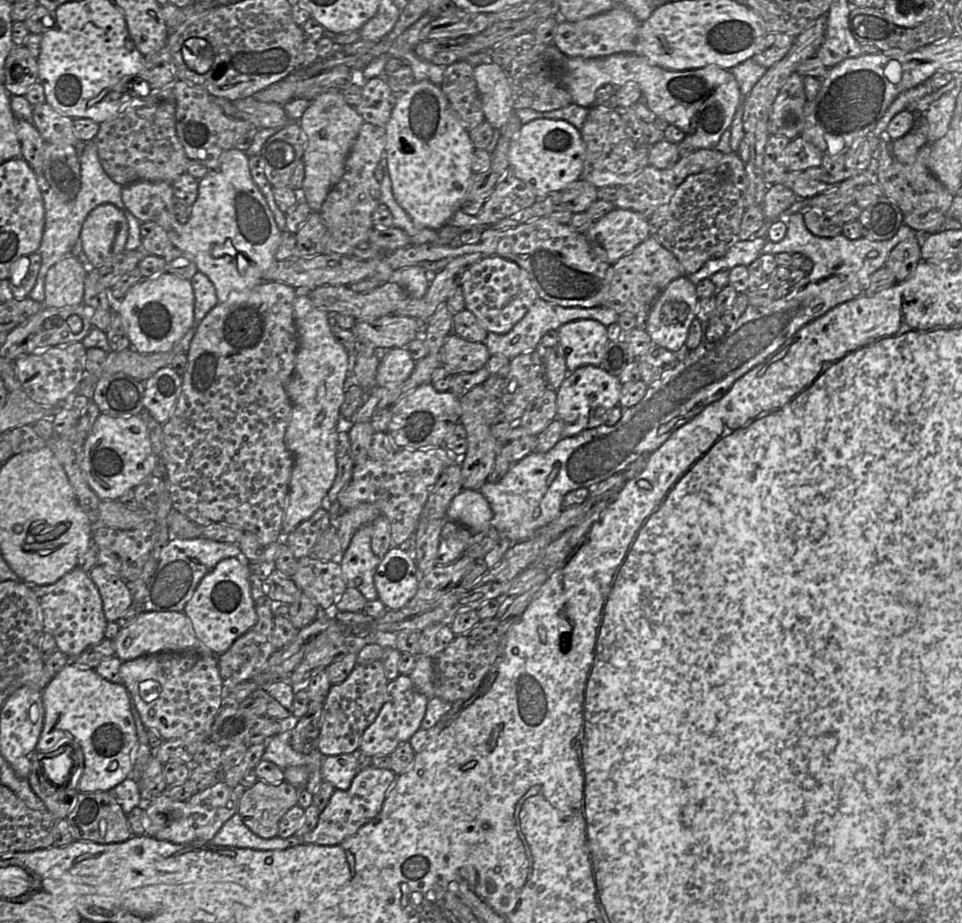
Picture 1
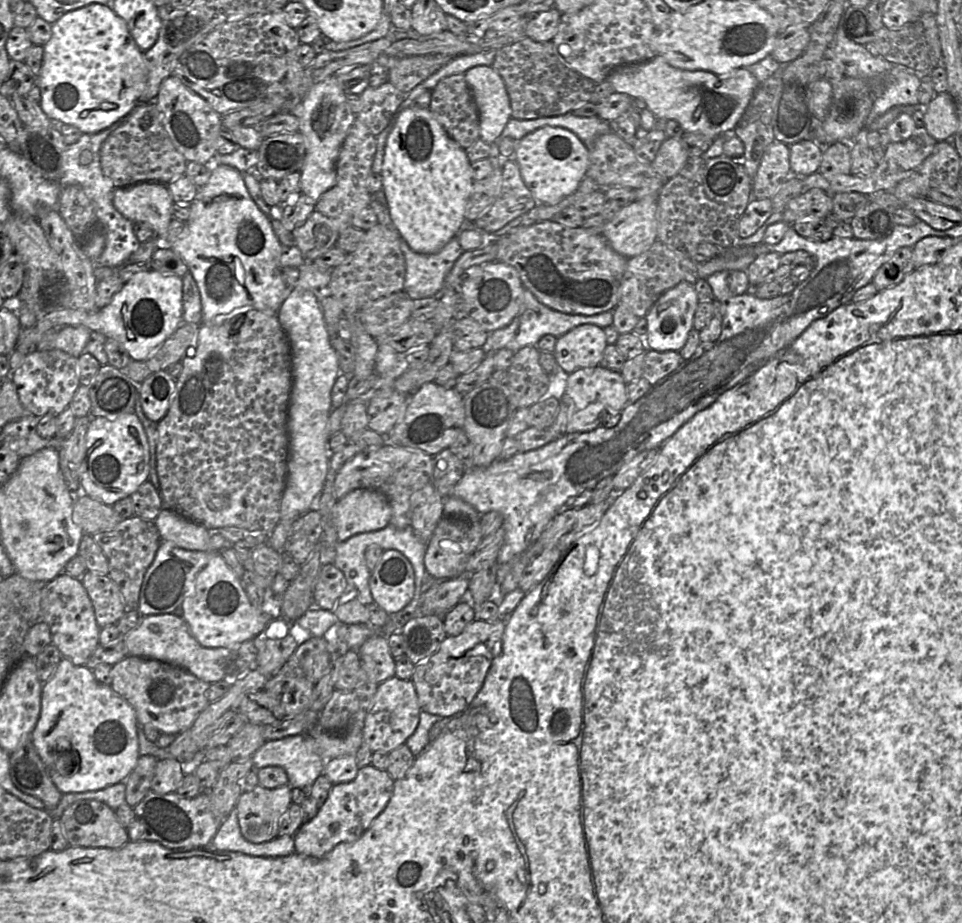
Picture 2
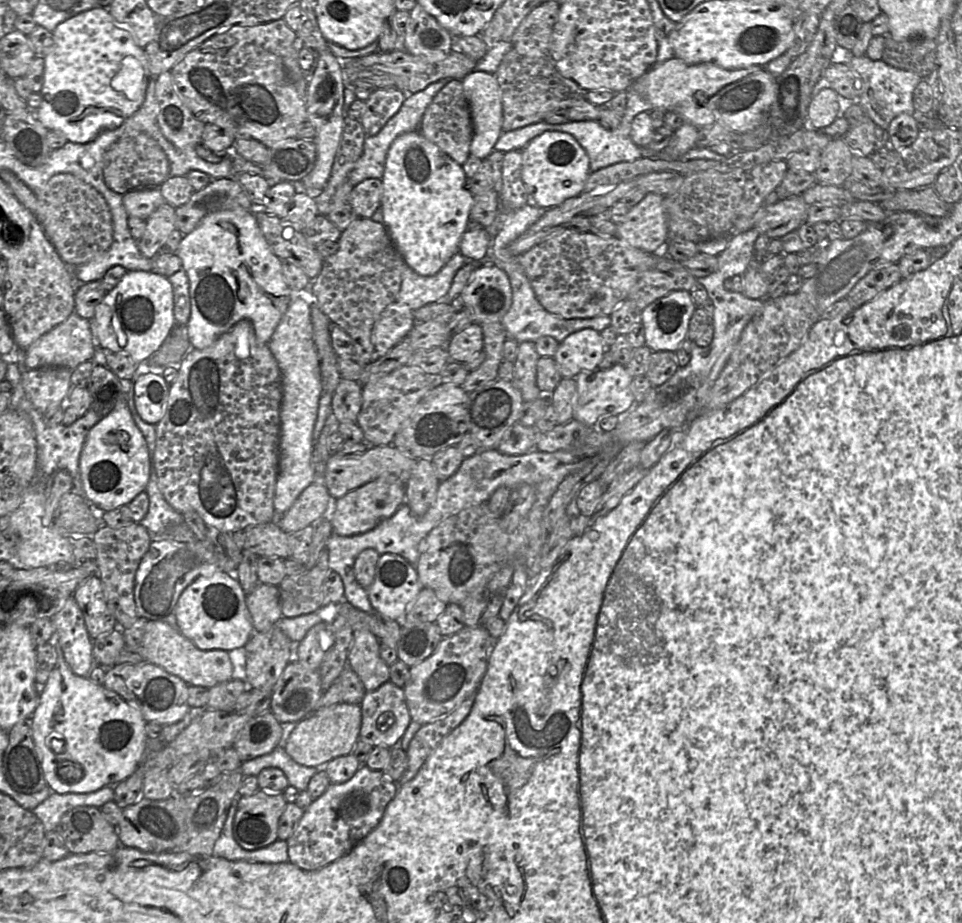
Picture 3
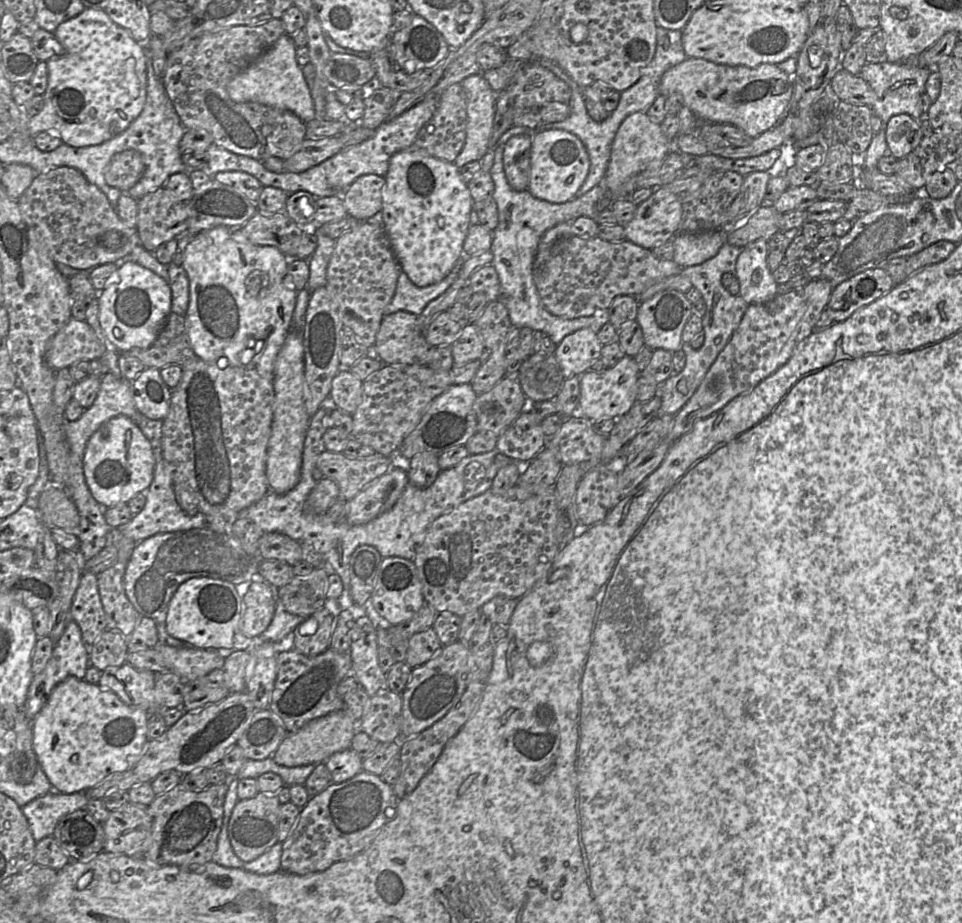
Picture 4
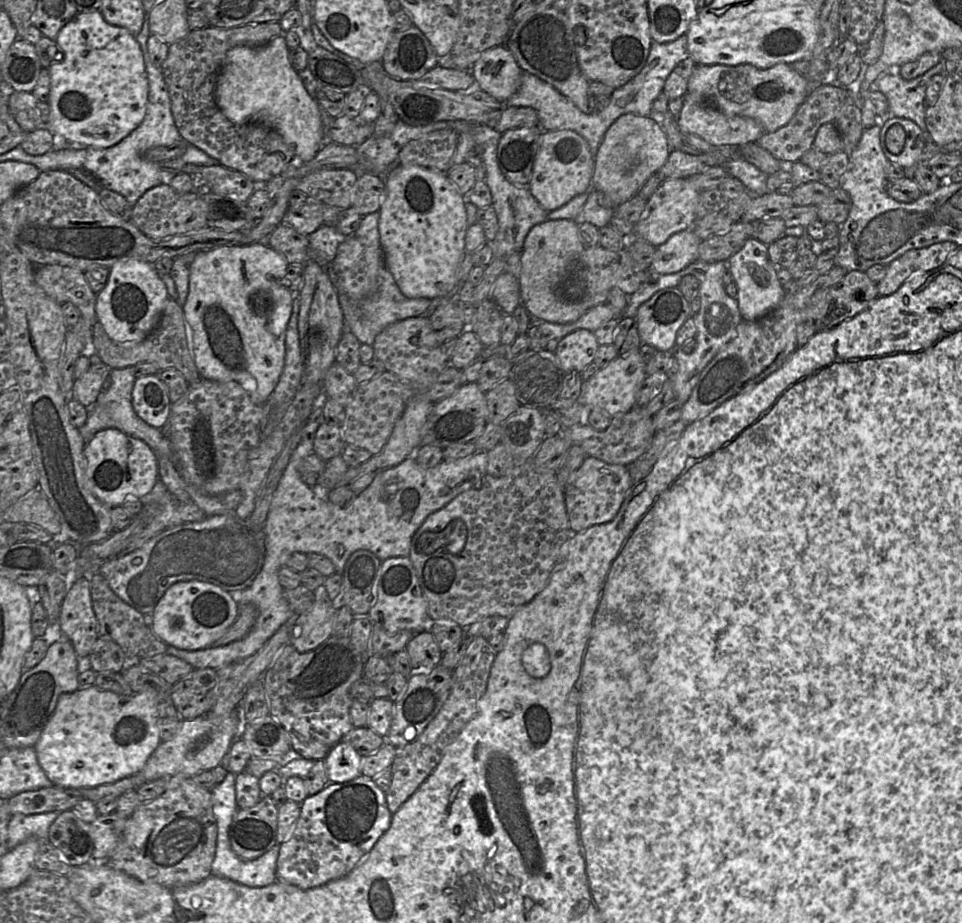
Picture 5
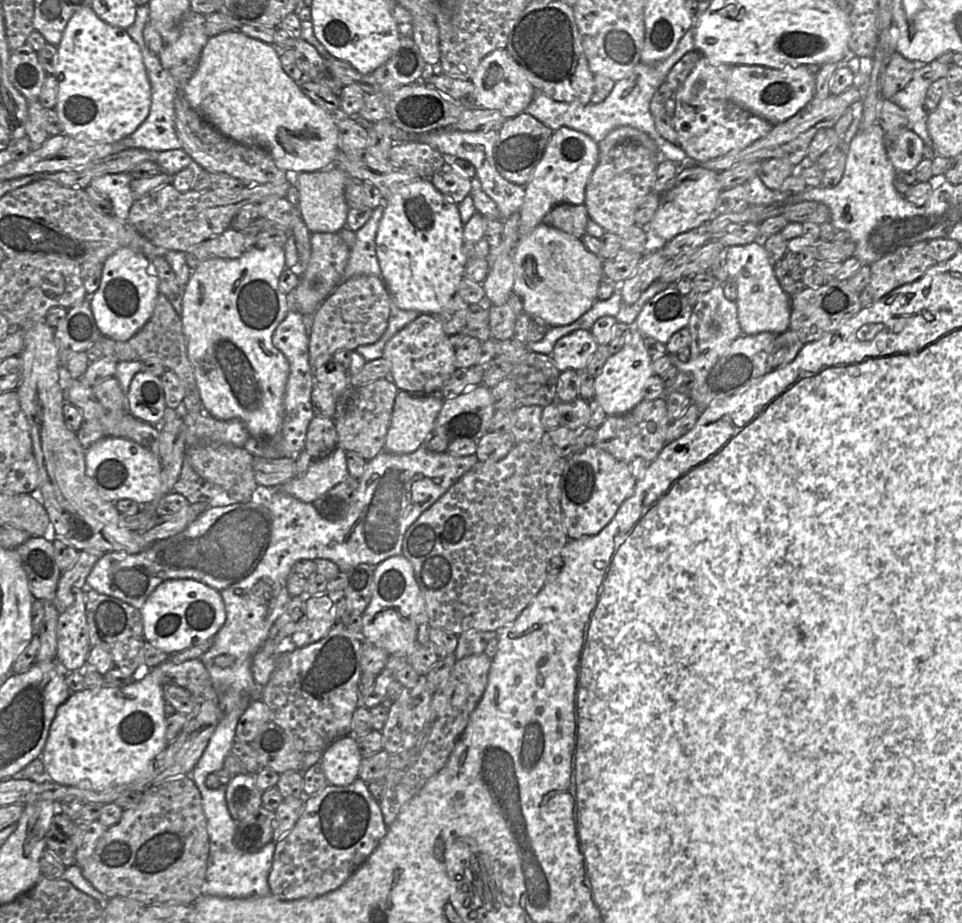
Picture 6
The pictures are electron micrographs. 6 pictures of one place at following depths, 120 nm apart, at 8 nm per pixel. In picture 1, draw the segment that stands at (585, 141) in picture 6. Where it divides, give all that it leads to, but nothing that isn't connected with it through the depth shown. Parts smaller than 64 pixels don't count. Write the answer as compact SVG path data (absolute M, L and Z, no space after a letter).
M538 118L522 125L511 140L508 161L517 178L523 181L538 199L560 192L581 178L585 144L581 131L565 120Z

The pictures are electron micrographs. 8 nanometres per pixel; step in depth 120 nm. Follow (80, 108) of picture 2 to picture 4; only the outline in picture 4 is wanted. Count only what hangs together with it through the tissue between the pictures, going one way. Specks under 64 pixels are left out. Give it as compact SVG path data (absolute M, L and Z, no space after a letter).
M85 8L77 16L61 23L54 32L64 48L61 56L48 62L48 85L43 109L28 123L29 134L56 133L63 144L87 147L101 144L122 133L142 112L147 96L146 51L129 32L114 23L104 9Z

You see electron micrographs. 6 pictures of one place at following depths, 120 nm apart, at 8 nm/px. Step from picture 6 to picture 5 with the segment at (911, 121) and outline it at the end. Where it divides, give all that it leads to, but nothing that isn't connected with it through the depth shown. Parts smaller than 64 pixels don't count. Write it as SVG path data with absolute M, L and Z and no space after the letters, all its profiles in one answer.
M943 60L912 80L903 79L898 71L889 71L877 78L877 90L888 99L890 116L909 119L925 133L926 89L936 74L945 74Z

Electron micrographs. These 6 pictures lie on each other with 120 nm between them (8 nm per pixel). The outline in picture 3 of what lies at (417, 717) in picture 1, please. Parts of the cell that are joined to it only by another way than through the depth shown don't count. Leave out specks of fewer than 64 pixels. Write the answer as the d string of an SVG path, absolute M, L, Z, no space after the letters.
M387 681L373 691L366 691L364 698L360 703L360 707L360 739L368 742L373 747L391 748L398 746L400 739L412 721L403 688Z

